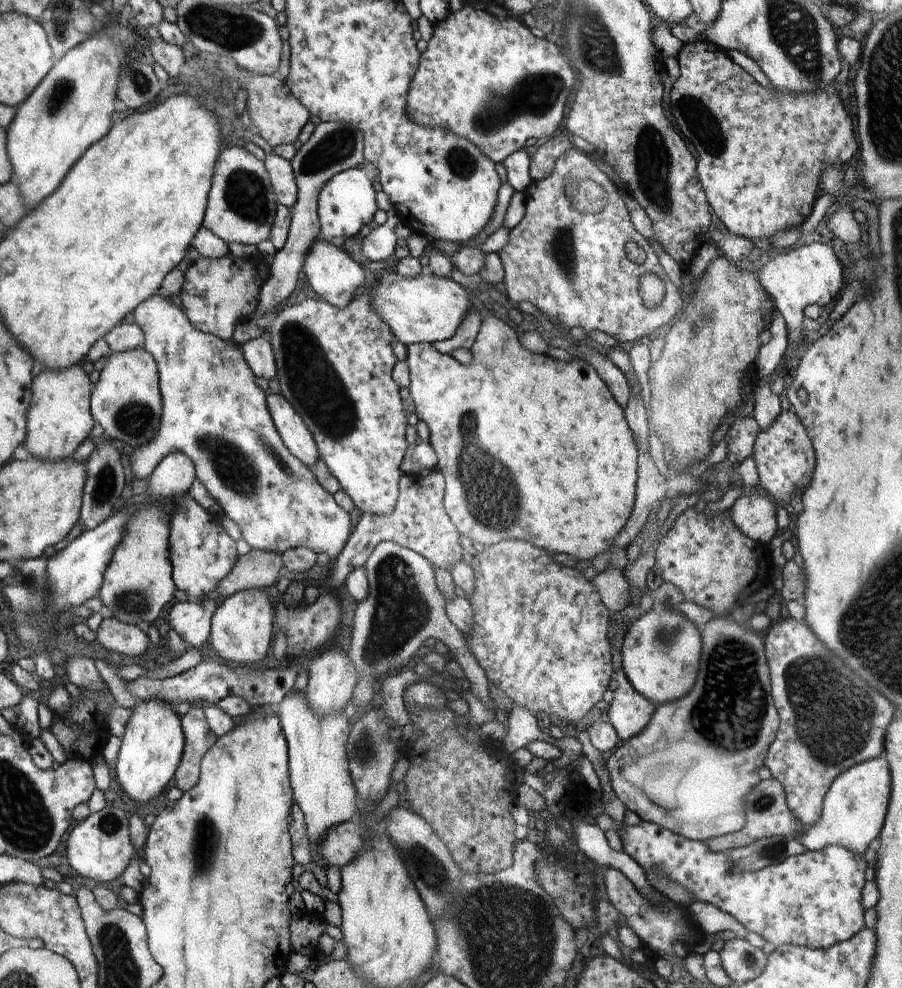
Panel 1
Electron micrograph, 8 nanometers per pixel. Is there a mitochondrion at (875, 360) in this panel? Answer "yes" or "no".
no

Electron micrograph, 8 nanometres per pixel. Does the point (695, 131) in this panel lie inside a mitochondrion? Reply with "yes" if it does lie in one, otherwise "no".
yes

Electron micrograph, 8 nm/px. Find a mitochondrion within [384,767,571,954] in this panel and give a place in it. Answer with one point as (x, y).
(428, 869)

